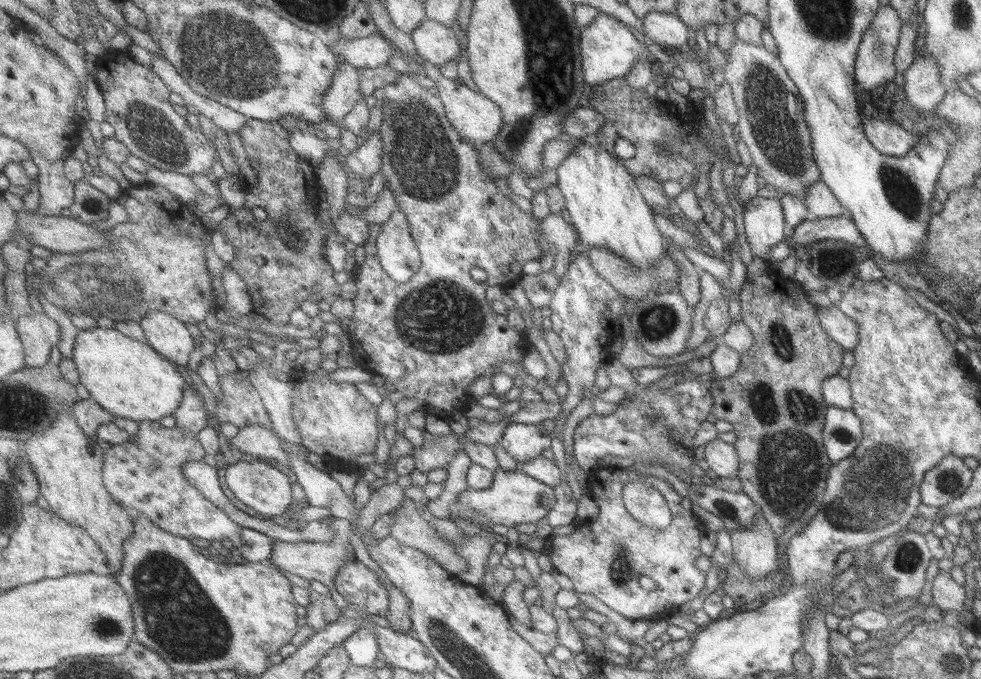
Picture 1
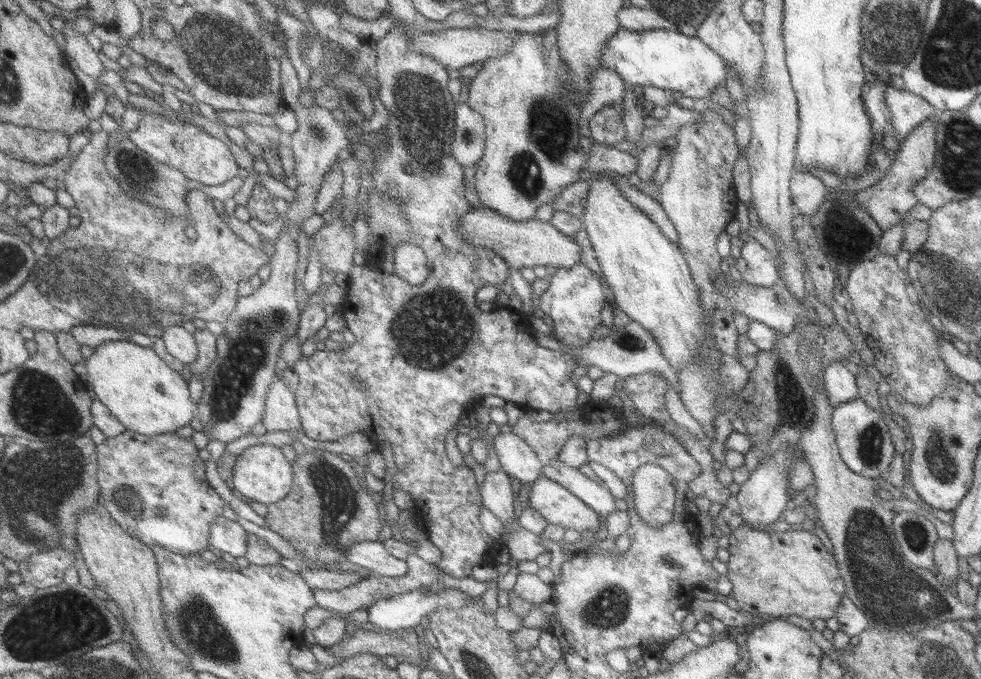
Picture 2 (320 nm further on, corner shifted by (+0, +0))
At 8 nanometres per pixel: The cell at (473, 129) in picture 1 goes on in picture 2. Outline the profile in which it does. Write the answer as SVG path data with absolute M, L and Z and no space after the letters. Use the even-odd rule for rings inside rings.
M456 103L456 132L452 142L453 158L463 168L476 166L486 147L485 121L469 103Z

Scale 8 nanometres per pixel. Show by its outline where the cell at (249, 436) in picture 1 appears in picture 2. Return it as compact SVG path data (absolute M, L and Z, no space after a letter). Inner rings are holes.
M280 375L271 383L266 398L262 423L271 431L300 430L304 432L296 391L287 386Z

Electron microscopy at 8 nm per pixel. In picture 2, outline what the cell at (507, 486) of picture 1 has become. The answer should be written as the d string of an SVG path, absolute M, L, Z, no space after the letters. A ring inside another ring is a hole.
M545 476L539 477L533 486L531 486L528 498L528 504L535 508L536 511L541 512L549 523L562 526L566 529L573 528L581 533L588 532L588 530L599 532L599 528L601 528L601 518L599 518L599 513L593 510L593 507L583 502L581 498L577 498L565 486L561 486L559 482L553 482L550 478Z

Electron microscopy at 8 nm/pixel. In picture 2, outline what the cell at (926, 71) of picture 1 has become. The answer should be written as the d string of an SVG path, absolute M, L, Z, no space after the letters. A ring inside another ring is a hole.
M887 87L884 103L889 111L889 122L894 139L900 143L922 120L936 115L934 108L919 96L904 89Z

